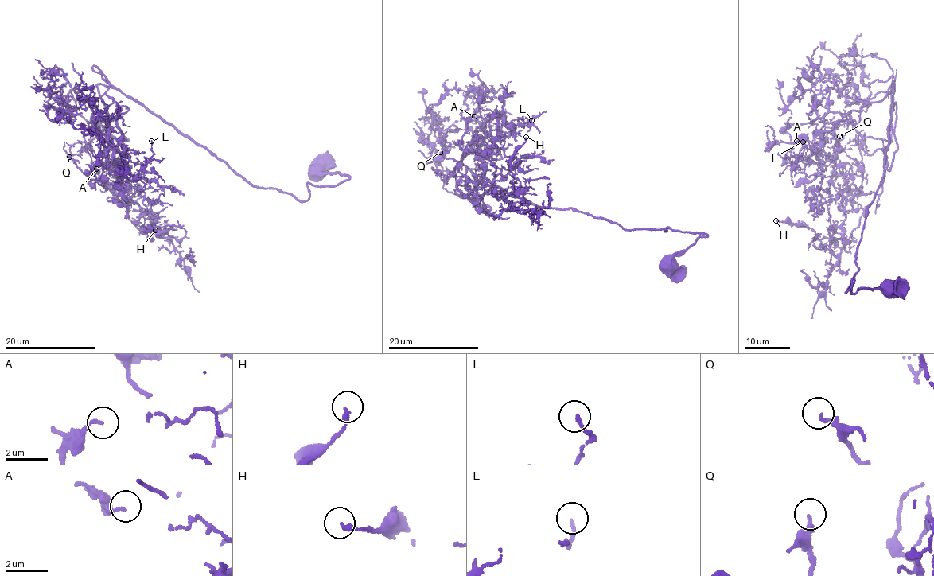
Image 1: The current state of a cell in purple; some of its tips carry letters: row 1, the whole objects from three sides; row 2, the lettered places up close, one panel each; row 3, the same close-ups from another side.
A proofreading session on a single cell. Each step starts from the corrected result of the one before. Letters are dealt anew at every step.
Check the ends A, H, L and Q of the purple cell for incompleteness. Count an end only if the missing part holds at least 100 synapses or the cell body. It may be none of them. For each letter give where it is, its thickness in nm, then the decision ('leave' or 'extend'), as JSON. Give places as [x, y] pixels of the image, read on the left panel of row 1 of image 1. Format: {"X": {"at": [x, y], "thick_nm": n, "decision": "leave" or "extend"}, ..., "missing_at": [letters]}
{"A": {"at": [96, 169], "thick_nm": 150, "decision": "leave"}, "H": {"at": [155, 230], "thick_nm": 200, "decision": "leave"}, "L": {"at": [151, 141], "thick_nm": 160, "decision": "leave"}, "Q": {"at": [69, 157], "thick_nm": 240, "decision": "leave"}, "missing_at": []}

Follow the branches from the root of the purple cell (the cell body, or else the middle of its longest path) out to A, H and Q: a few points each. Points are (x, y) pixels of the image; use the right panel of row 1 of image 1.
A: (889, 289), (852, 294), (852, 278), (846, 293), (893, 82), (824, 116), (827, 161), (796, 141)
H: (889, 289), (852, 294), (852, 278), (846, 293), (895, 103), (881, 192), (850, 198), (841, 233), (776, 220)
Q: (889, 289), (846, 293), (895, 103), (893, 165), (864, 144), (854, 190), (839, 136)

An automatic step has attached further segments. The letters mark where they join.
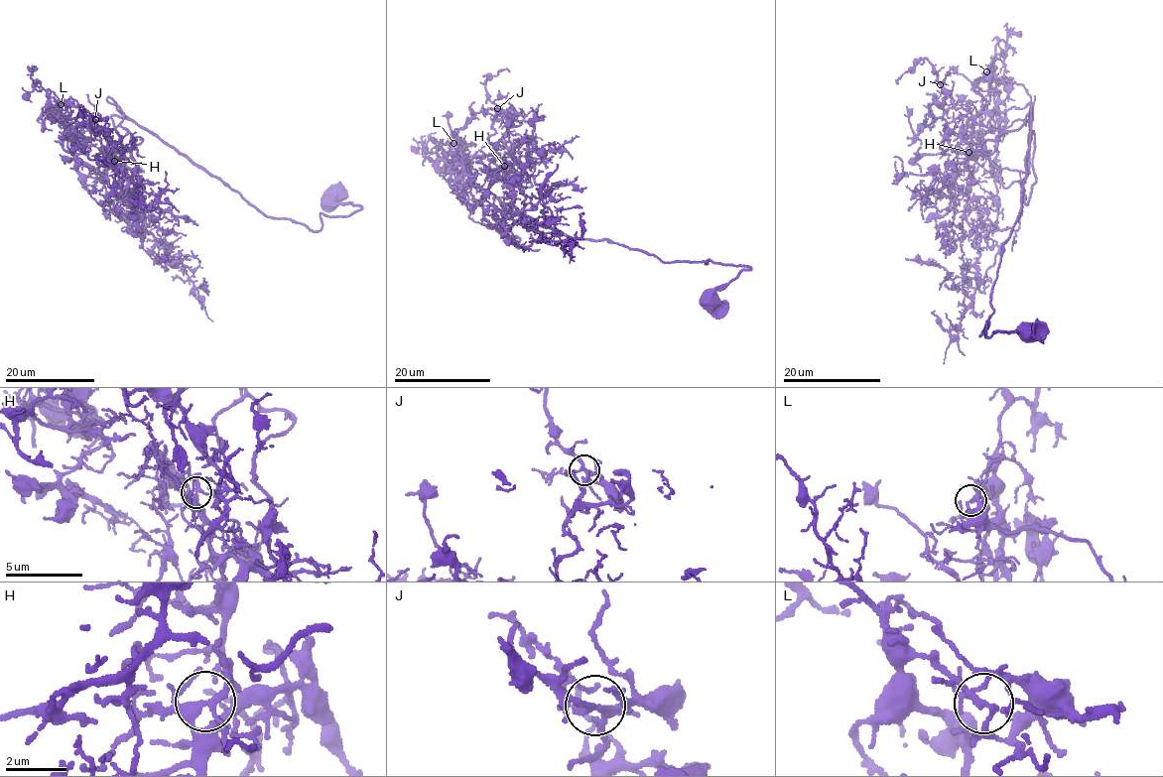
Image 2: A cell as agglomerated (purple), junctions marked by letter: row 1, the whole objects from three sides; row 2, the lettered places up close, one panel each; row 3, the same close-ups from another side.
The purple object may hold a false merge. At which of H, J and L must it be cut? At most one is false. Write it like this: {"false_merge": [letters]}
{"false_merge": []}

